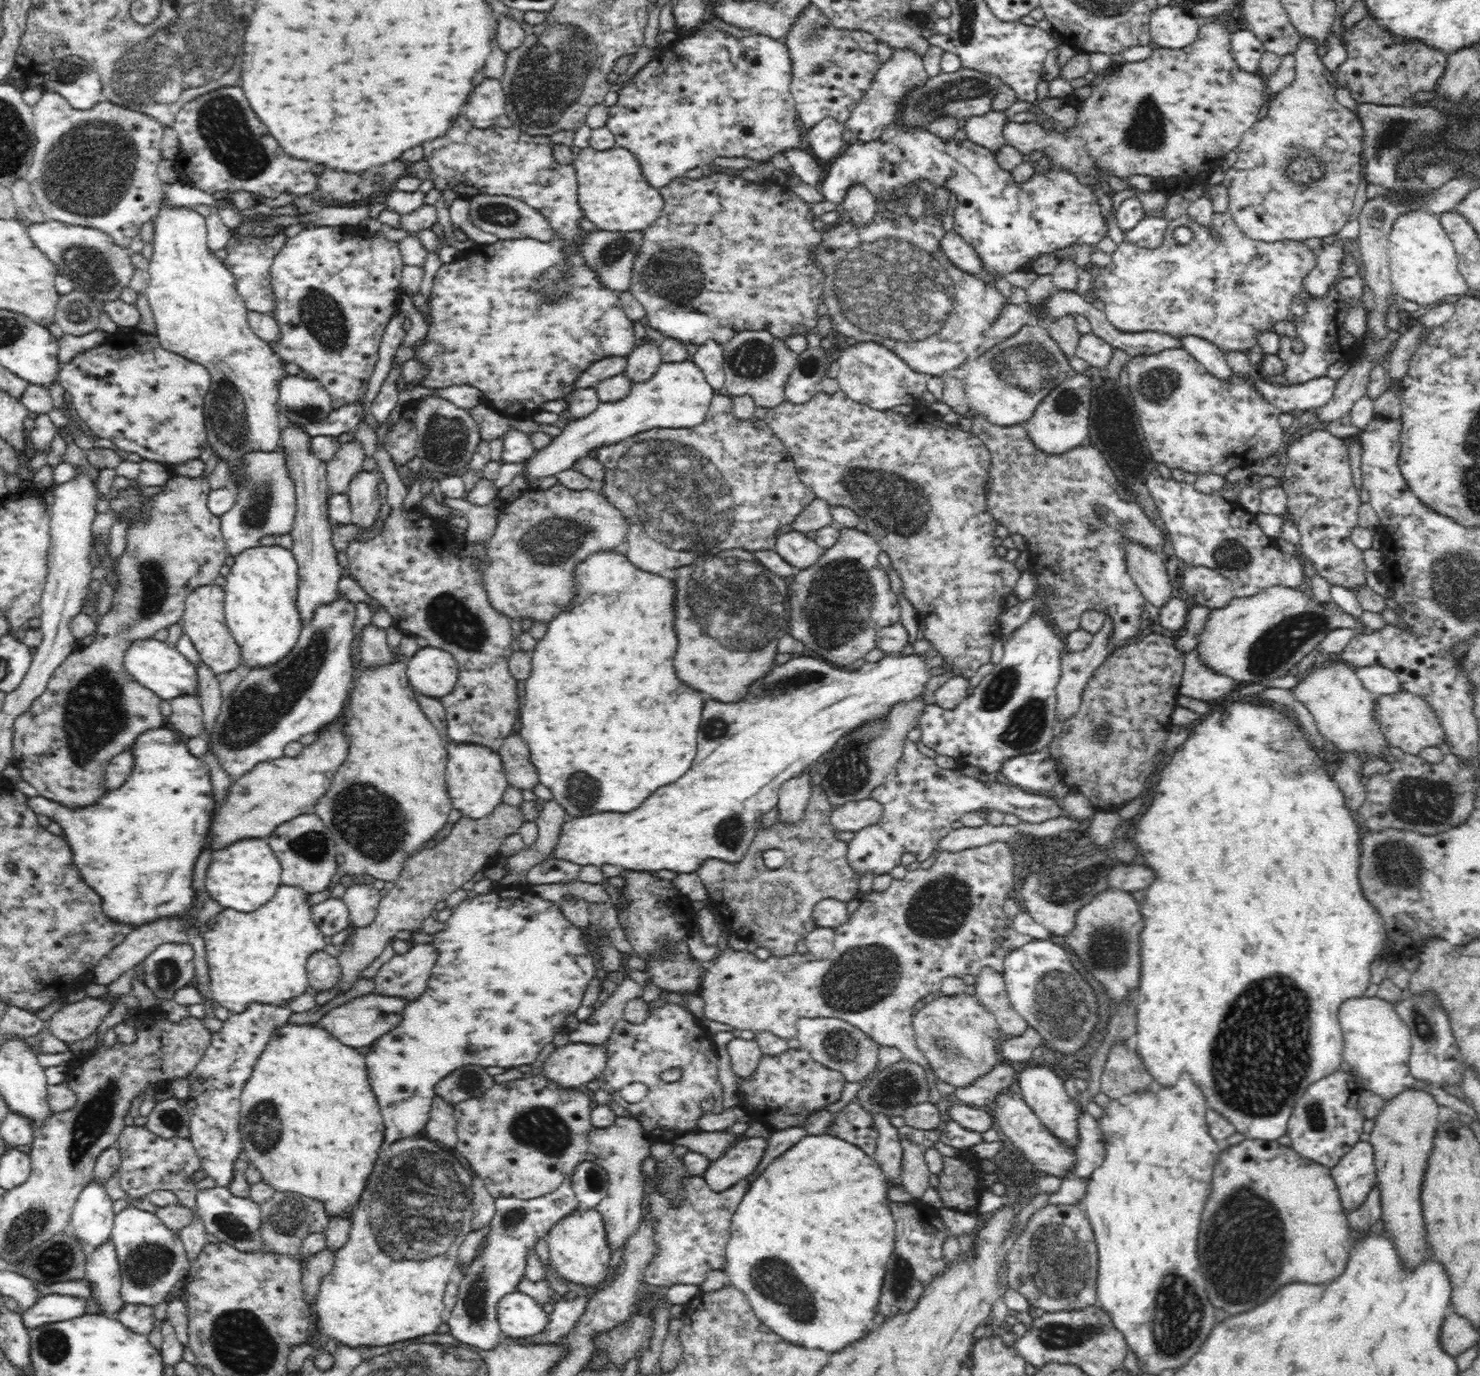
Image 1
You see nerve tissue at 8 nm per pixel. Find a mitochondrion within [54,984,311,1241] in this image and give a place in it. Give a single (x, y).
(90, 1124)

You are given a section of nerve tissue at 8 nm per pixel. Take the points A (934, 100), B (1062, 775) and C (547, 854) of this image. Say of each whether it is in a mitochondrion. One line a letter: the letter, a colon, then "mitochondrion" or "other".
A: mitochondrion
B: other
C: other

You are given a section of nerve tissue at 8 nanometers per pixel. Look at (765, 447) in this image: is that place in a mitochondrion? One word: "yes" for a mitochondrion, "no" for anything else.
no

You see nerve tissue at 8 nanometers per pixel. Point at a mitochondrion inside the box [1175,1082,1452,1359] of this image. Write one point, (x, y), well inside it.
(1245, 1237)

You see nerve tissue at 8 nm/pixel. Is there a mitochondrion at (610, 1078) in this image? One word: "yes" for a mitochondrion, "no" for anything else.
no

